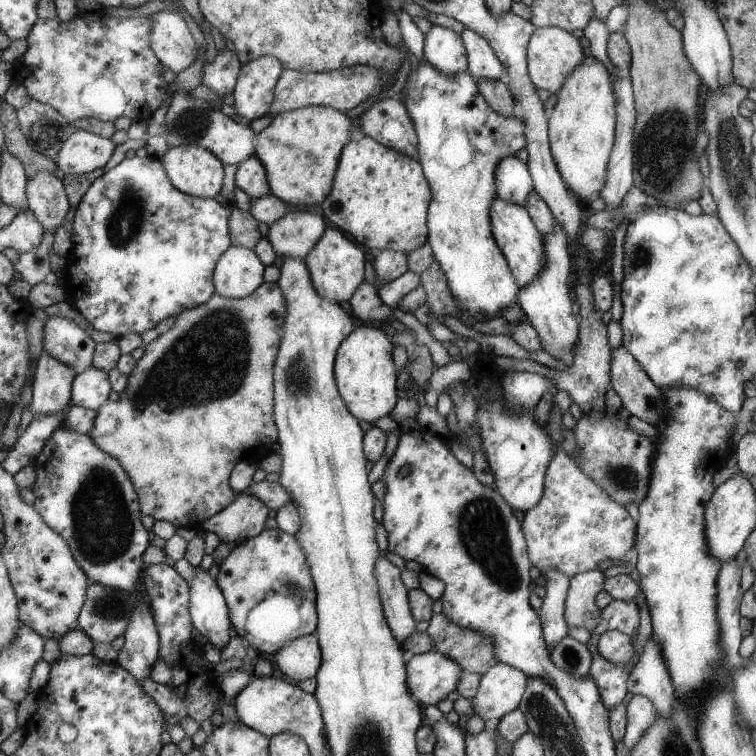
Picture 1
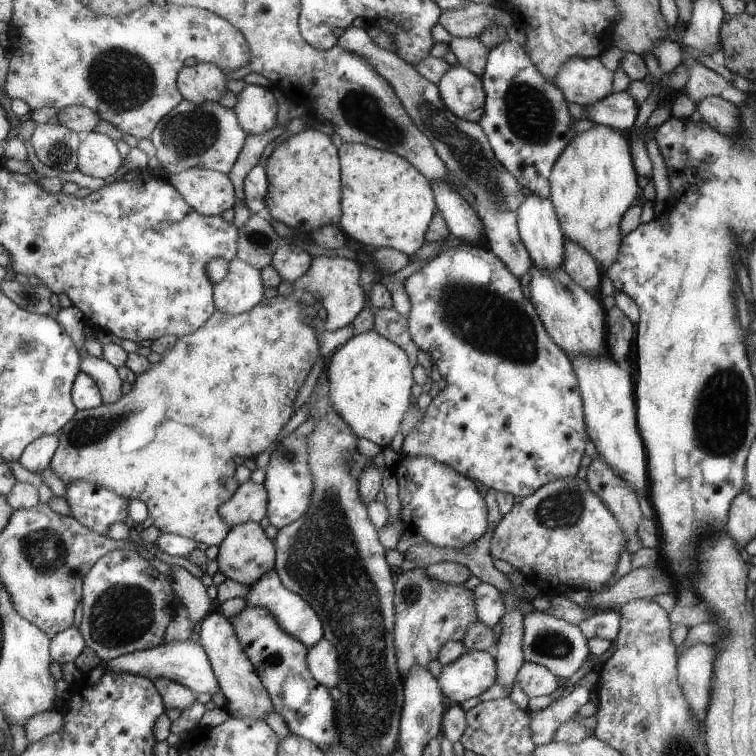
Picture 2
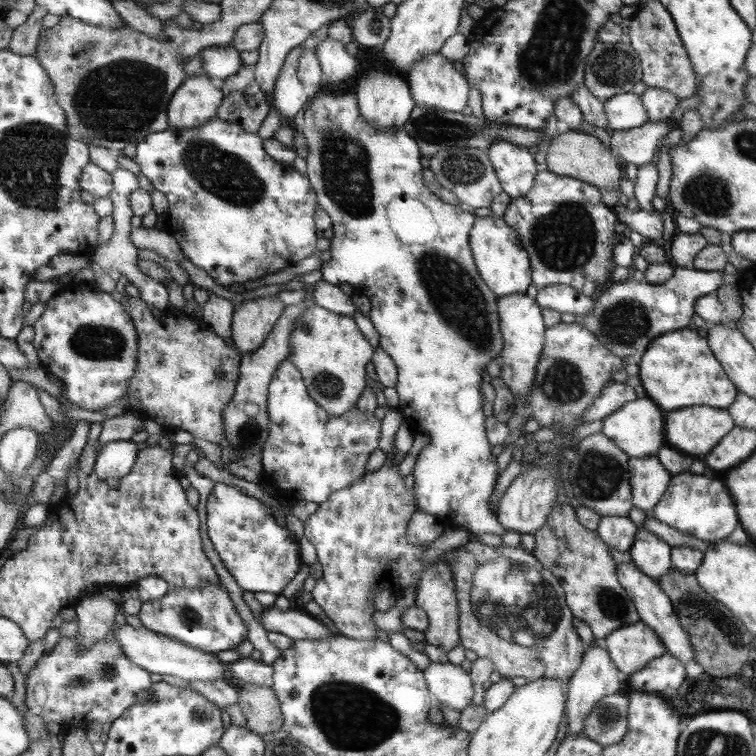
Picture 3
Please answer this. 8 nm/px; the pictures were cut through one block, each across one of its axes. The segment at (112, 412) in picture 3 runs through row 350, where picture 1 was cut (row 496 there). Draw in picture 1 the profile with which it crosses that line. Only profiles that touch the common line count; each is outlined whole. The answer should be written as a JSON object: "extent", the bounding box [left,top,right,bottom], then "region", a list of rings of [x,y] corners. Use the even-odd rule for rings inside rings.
{"extent":[87,282,285,530],"region":[[[263,282],[249,296],[238,299],[228,299],[213,294],[209,301],[178,314],[173,326],[167,332],[157,335],[154,340],[145,345],[143,354],[135,361],[131,374],[126,376],[124,390],[118,392],[117,400],[99,407],[87,436],[93,440],[95,446],[101,448],[109,456],[117,458],[117,462],[123,466],[123,470],[127,472],[134,486],[134,491],[139,496],[139,510],[142,514],[150,516],[153,521],[171,522],[176,528],[186,526],[196,530],[201,522],[206,522],[207,518],[218,514],[226,509],[227,504],[235,501],[236,494],[233,494],[233,490],[227,486],[227,474],[231,472],[233,466],[241,460],[258,464],[269,455],[269,450],[271,450],[269,444],[277,440],[277,428],[271,416],[273,414],[271,368],[273,368],[273,358],[277,354],[280,343],[285,315],[285,301],[277,282]]]}

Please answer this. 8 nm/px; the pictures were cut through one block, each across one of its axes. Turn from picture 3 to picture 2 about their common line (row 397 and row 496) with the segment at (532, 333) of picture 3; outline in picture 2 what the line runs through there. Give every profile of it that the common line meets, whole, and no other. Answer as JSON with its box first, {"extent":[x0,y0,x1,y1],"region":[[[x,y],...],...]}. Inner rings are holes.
{"extent":[400,244,589,497],"region":[[[459,244],[440,250],[431,261],[425,262],[417,272],[413,272],[404,280],[403,291],[407,293],[410,309],[406,314],[406,325],[412,342],[417,348],[428,349],[432,364],[435,365],[441,378],[445,380],[445,387],[439,391],[433,399],[426,399],[425,414],[417,428],[413,428],[405,435],[400,456],[429,456],[441,464],[447,464],[457,474],[463,474],[465,478],[477,480],[487,489],[507,492],[511,496],[526,497],[533,494],[540,486],[546,485],[557,478],[575,476],[579,470],[579,458],[585,448],[585,440],[589,435],[585,434],[583,421],[585,417],[581,414],[581,394],[579,394],[578,379],[575,378],[575,370],[571,366],[569,356],[563,351],[558,343],[550,337],[550,333],[542,325],[534,304],[529,298],[523,296],[519,279],[511,274],[510,270],[489,249],[470,244]]]}

